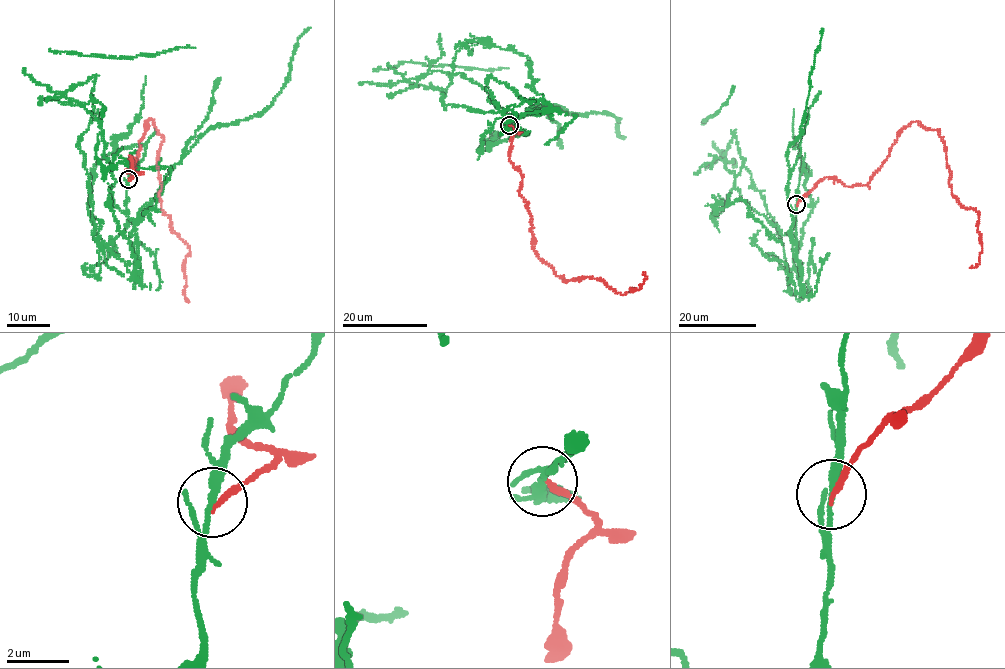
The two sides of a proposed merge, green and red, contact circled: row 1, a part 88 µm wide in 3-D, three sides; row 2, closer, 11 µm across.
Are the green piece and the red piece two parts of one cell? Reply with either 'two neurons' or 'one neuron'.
two neurons

